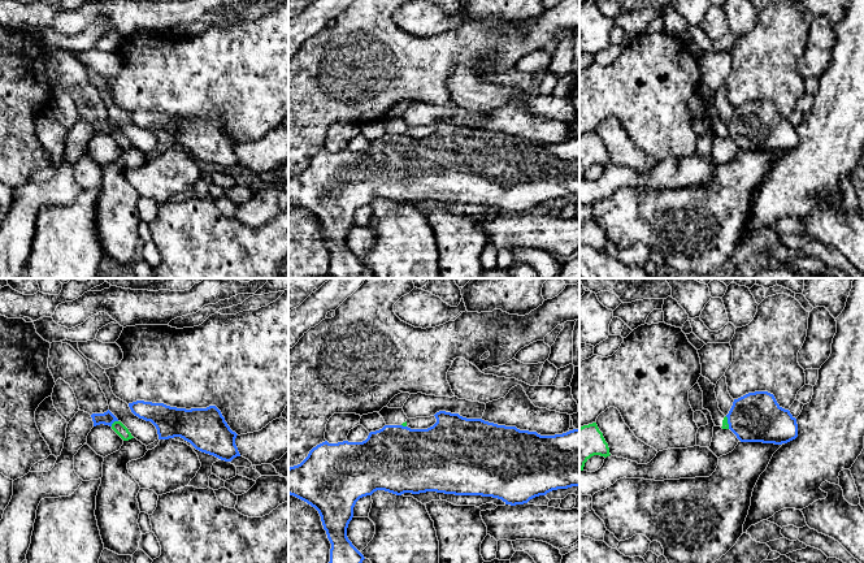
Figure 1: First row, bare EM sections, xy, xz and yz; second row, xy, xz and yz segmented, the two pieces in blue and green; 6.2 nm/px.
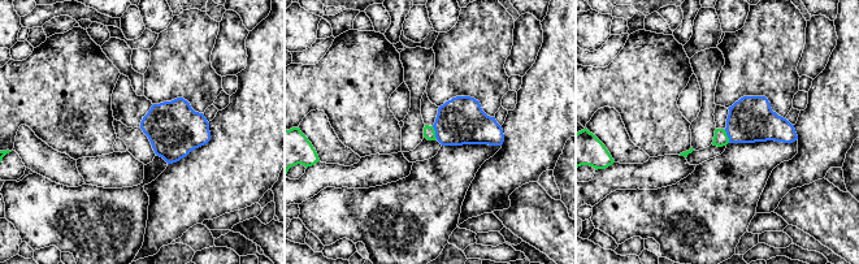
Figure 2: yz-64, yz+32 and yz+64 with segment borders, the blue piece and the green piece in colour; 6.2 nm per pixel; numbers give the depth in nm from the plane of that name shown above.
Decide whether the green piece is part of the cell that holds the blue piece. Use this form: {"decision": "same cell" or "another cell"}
{"decision": "another cell"}

